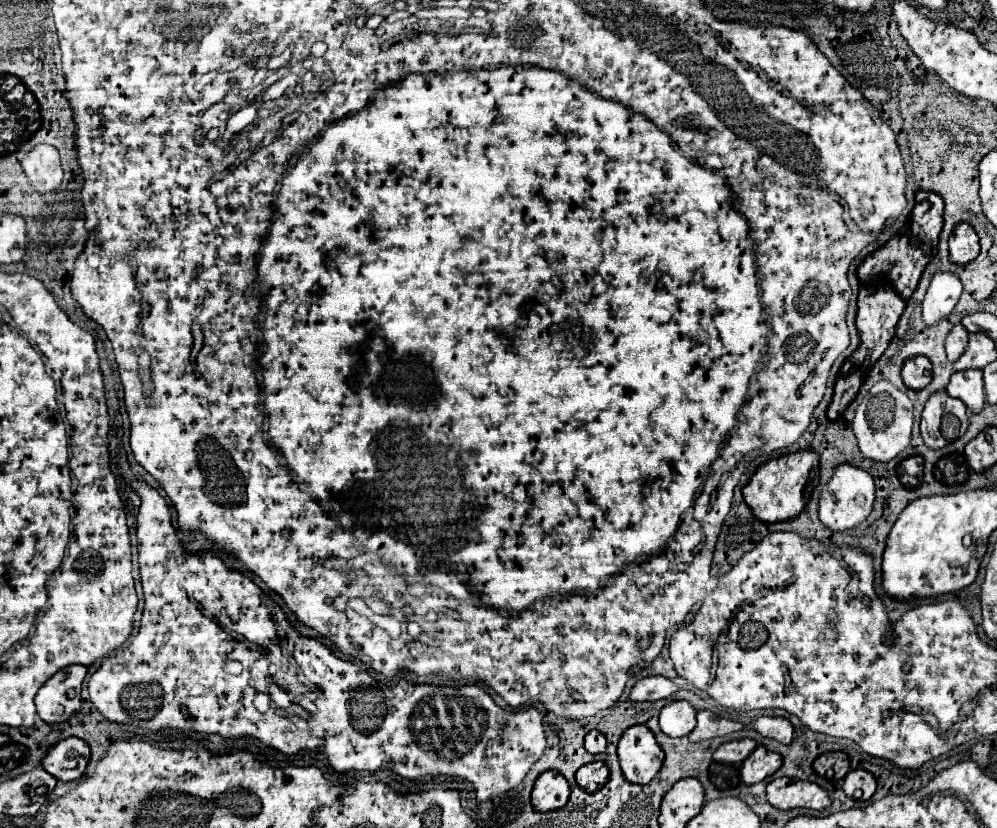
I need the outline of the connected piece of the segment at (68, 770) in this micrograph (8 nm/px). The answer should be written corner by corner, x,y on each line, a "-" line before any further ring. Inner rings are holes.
78,737
56,743
42,759
44,769
58,781
78,781
84,777
90,761
90,747

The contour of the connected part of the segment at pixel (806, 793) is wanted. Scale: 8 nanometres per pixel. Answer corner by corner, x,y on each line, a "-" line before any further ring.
772,779
766,787
768,801
778,809
794,809
794,807
810,807
810,809
826,809
832,805
828,793
812,783
798,779

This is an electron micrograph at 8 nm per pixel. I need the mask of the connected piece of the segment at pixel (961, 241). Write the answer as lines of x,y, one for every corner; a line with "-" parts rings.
966,223
956,225
950,235
950,261
956,265
968,265
978,255
980,255
980,243
976,231

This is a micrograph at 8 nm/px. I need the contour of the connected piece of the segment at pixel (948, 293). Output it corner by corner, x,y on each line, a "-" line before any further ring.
936,273
932,277
932,283
926,291
926,297
922,301
922,319
928,327
936,325
938,321
946,319
962,293
962,283
956,275
950,273

